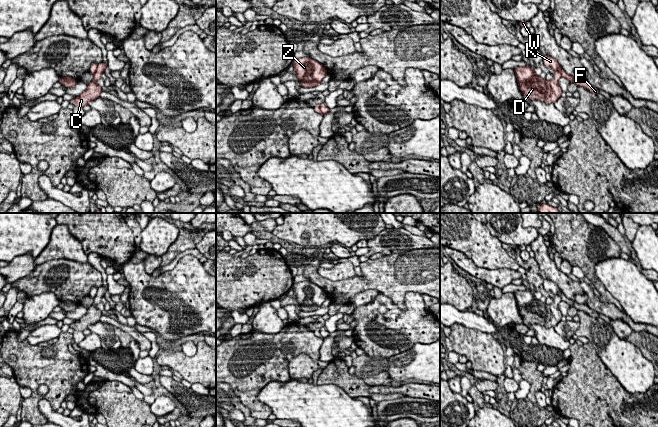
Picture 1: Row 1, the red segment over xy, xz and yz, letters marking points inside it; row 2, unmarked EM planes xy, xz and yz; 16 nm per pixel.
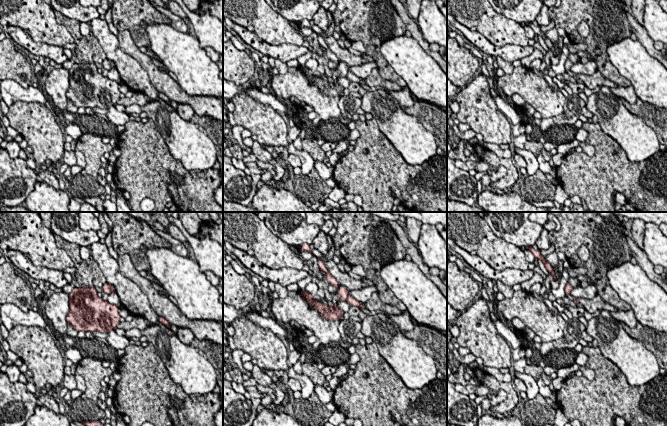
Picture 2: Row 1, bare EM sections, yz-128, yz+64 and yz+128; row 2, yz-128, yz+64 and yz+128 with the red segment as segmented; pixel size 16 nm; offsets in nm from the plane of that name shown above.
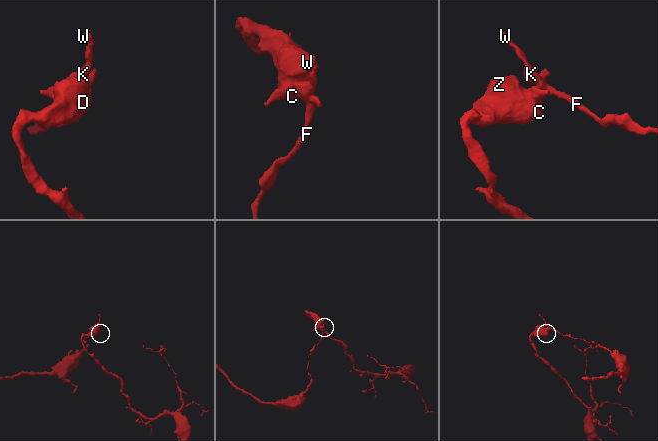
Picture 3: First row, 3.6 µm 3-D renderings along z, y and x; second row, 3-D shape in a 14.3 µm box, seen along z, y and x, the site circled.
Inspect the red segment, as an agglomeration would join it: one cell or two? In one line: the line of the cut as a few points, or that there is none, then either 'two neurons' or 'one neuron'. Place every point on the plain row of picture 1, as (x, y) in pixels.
cut in yz along (556, 293), (562, 300); two neurons

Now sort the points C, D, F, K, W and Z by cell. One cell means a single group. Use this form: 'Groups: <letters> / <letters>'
Groups: C D Z / F K W

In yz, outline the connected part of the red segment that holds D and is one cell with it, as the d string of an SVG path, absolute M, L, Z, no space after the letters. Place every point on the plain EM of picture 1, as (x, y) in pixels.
M529 290L516 291L514 296L525 325L540 324L546 327L555 327L561 321L562 313L558 308L562 301L560 294L555 295L550 305L541 302Z

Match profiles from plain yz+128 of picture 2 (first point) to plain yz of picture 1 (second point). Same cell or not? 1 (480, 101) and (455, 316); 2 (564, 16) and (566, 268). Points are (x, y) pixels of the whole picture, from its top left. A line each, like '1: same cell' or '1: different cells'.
1: different cells
2: different cells

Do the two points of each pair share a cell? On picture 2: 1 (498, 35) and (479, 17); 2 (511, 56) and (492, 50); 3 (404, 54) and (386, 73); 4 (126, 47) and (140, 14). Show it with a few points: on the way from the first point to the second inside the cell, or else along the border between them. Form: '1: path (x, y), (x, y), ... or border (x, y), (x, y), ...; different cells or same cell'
1: path (493, 30), (484, 21); same cell
2: path (506, 52), (497, 52); same cell
3: border (380, 46), (382, 56), (404, 80), (406, 85); different cells
4: border (119, 30), (127, 30), (138, 47); different cells

